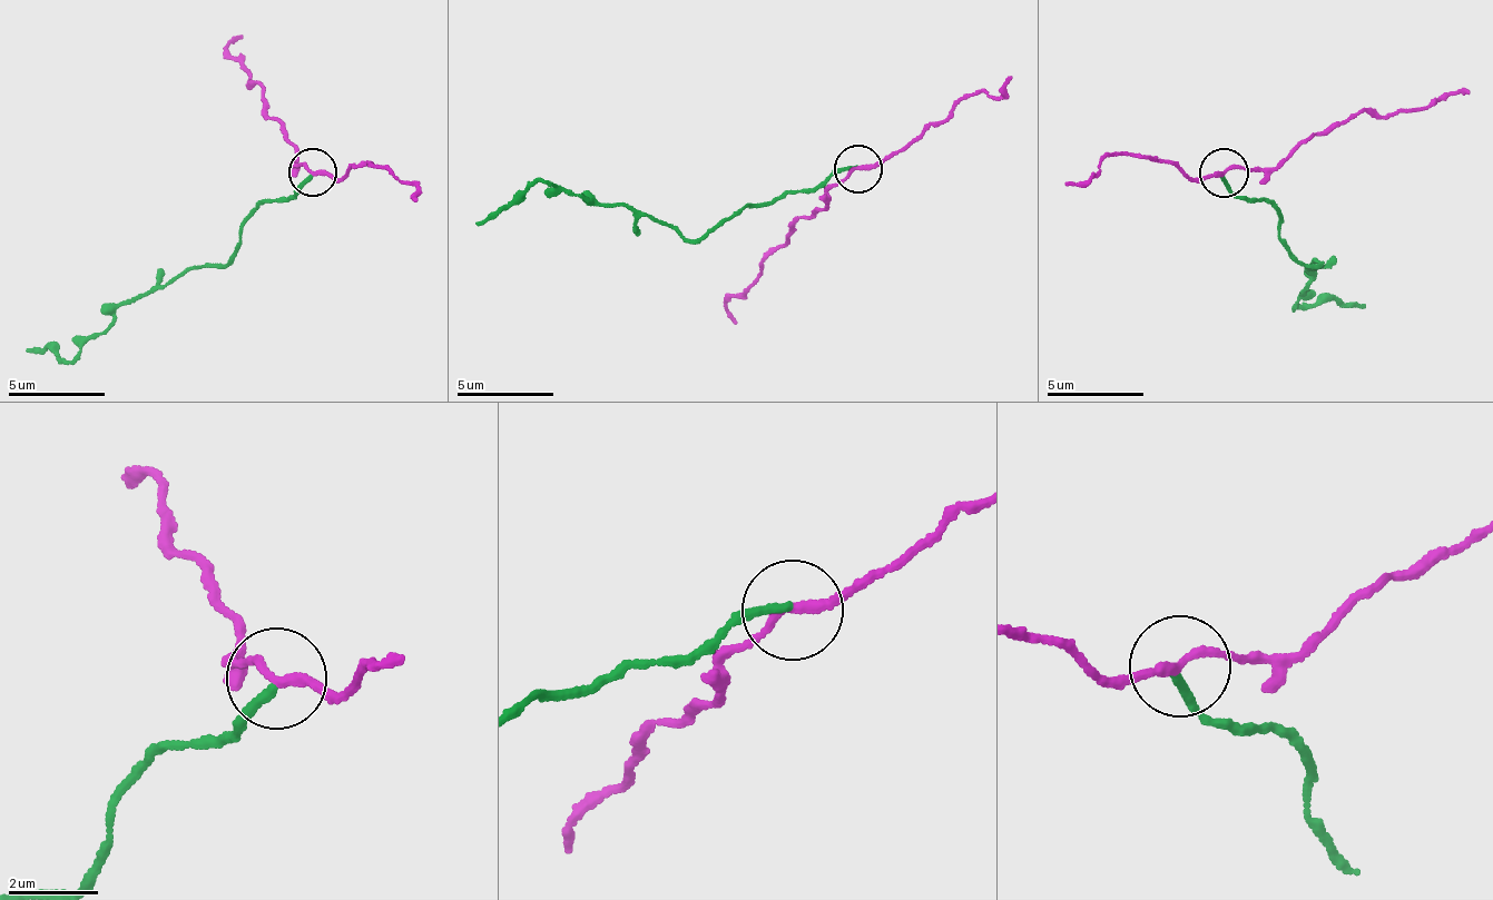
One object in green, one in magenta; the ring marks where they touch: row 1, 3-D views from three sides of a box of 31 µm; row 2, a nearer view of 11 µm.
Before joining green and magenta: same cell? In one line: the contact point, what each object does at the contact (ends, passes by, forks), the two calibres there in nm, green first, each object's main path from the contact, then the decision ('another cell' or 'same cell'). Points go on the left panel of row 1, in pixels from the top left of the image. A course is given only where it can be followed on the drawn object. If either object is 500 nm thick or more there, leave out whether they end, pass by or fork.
at (312, 171); green ends there; magenta passes by; 190 nm thick on the green side, 200 nm on the other; green runs (312, 177), (259, 206), (219, 267), (202, 264), (128, 300), (70, 361), (26, 352); magenta runs (314, 170), (296, 156), (258, 86), (229, 55), (231, 41), (243, 35); another cell

